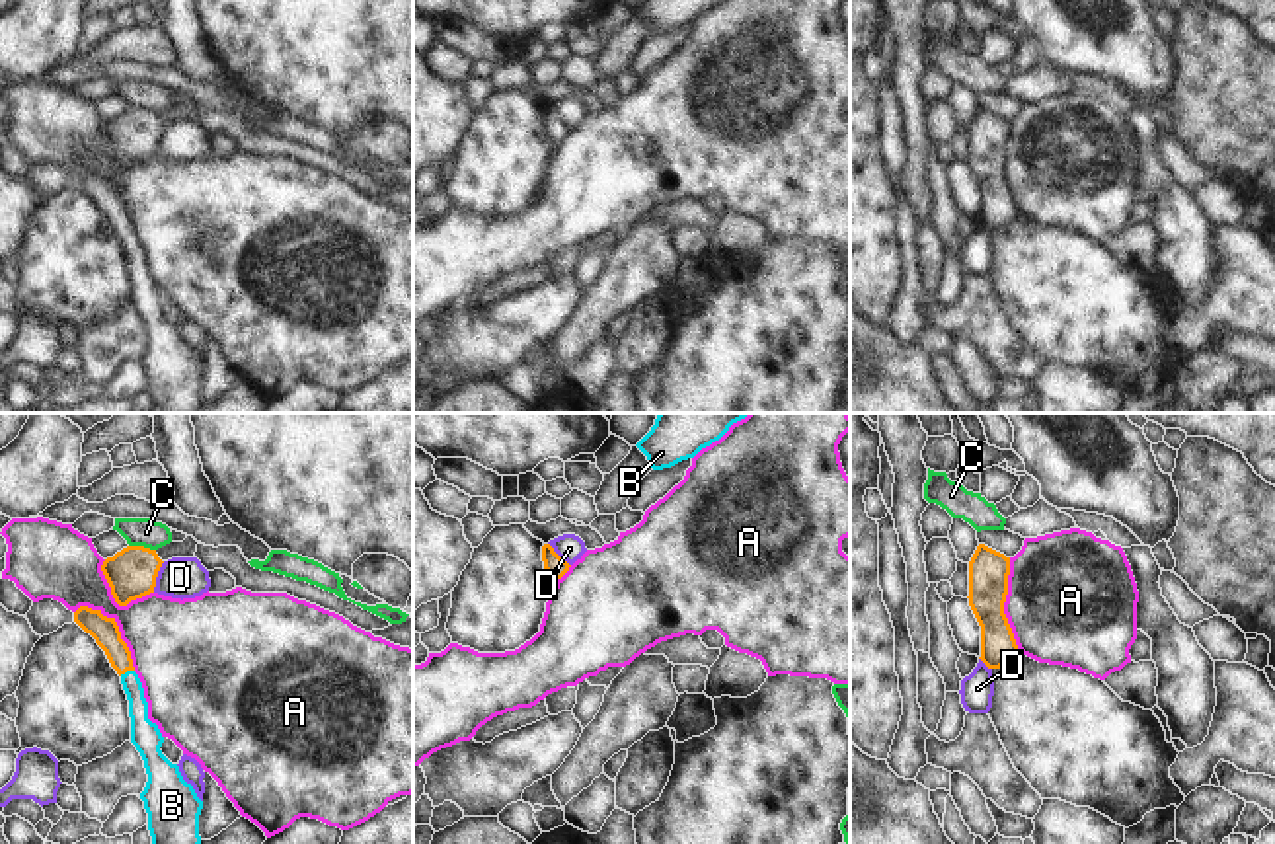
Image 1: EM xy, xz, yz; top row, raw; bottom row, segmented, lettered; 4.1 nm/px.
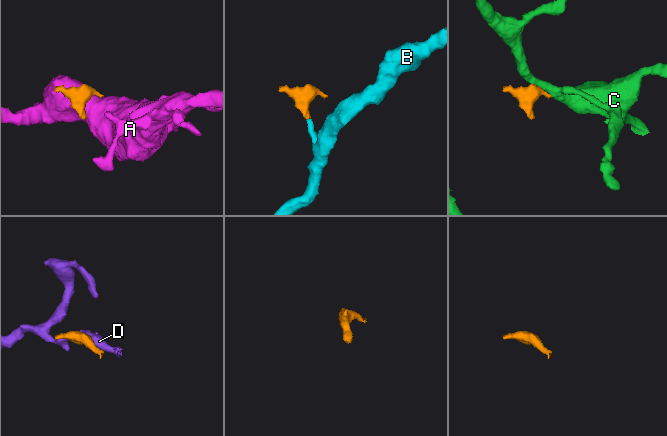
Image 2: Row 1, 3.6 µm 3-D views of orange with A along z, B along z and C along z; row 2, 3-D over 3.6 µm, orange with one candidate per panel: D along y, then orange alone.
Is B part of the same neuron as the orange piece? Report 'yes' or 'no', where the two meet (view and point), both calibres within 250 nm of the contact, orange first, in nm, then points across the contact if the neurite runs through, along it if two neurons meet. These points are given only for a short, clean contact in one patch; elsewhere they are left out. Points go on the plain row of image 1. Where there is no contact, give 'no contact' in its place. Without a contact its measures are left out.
yes; contact xy (125, 234); calibres 110 and 100 nm; way xy (104, 193), (125, 234), (135, 256), (141, 291)

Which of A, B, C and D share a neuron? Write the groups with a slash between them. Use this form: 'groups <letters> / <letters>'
groups A / B / C / D

